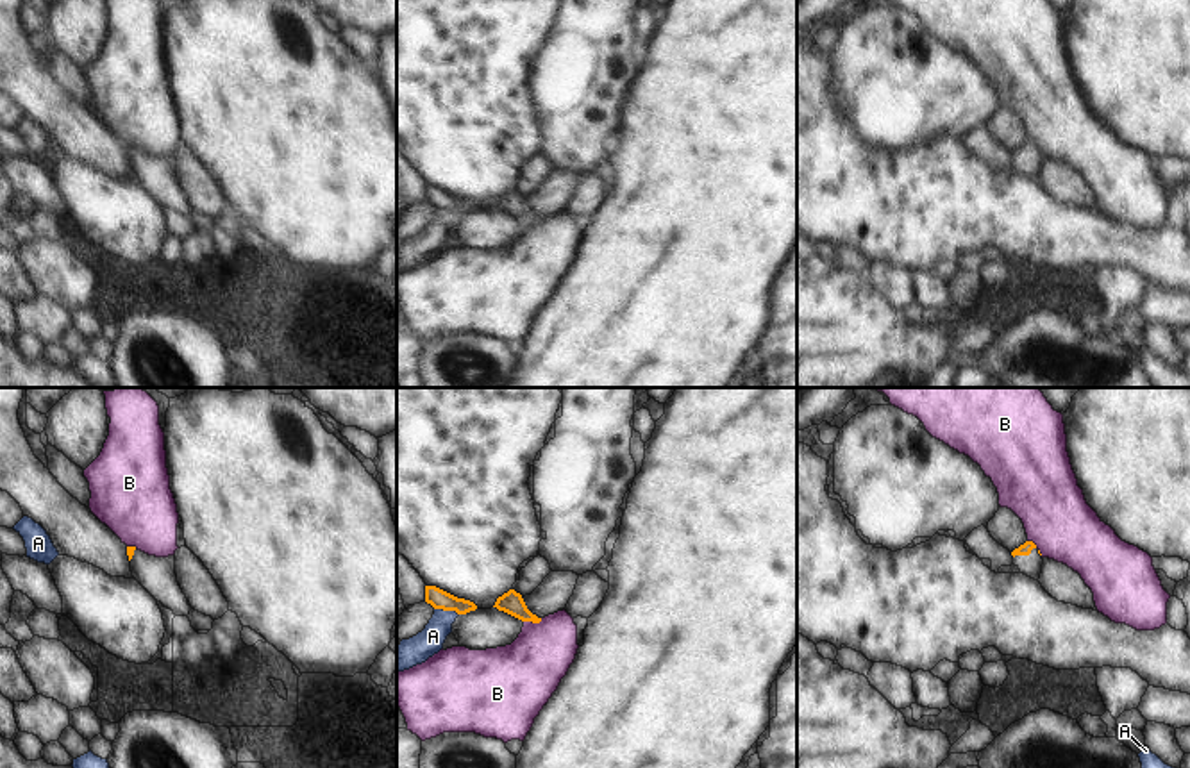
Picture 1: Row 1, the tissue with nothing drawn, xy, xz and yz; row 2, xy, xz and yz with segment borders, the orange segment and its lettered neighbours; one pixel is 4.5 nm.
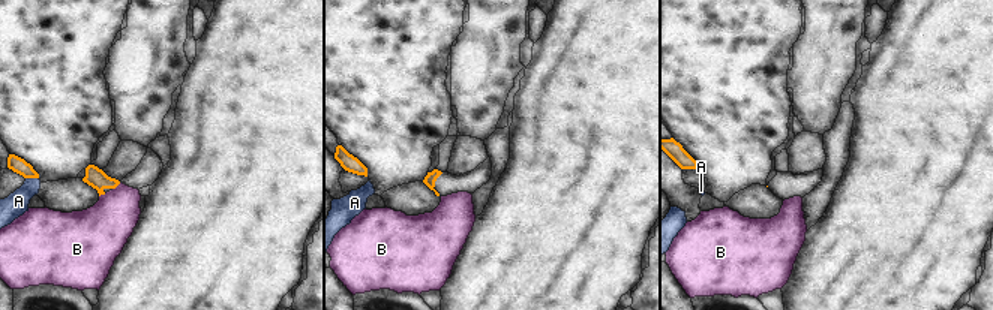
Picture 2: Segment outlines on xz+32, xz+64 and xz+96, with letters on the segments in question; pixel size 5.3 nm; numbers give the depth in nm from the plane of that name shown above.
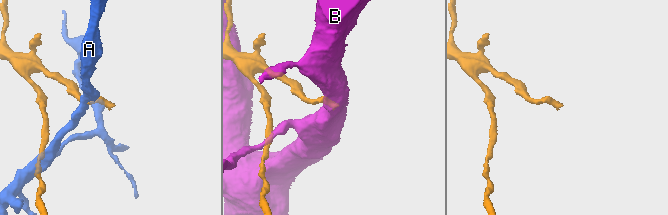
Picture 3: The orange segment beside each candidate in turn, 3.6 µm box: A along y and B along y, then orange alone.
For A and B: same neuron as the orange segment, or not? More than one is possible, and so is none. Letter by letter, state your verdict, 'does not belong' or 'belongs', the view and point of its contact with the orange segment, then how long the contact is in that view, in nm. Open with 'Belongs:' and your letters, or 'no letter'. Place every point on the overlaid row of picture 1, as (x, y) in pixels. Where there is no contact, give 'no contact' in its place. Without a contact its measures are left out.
Belongs: no letter
A: does not belong; meets orange in xz at (447, 609); contact 120 nm long
B: does not belong; meets orange in xz at (533, 622); contact 90 nm long

